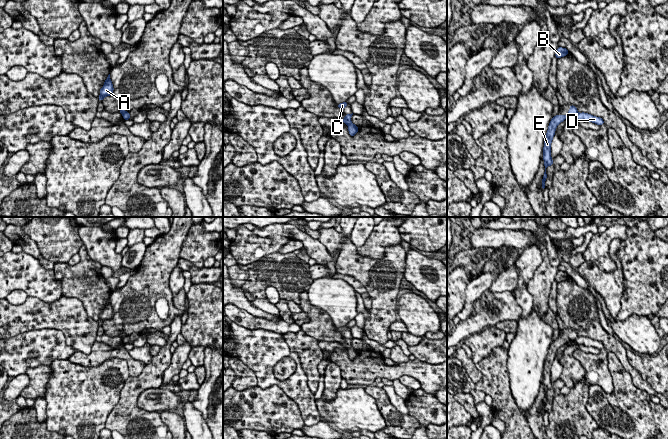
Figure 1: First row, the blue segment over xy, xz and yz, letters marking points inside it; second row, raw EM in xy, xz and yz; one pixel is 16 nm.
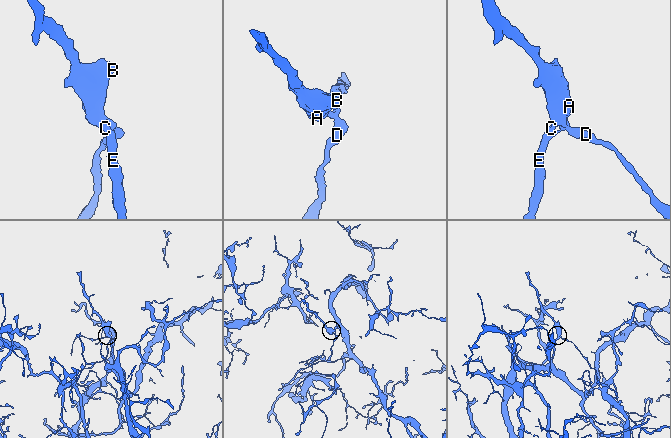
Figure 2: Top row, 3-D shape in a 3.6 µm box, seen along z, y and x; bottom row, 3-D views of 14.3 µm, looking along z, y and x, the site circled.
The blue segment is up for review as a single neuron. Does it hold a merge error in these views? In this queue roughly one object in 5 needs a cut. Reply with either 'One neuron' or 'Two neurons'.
Two neurons

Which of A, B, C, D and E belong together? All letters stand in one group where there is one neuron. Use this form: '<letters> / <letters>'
A B C E / D

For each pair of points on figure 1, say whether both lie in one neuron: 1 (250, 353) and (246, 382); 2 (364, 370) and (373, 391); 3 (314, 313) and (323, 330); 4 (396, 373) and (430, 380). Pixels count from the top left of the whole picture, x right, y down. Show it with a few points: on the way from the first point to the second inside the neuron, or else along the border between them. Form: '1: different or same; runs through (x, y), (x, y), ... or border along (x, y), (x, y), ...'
1: different; border along (255, 375), (258, 385)
2: different; border along (373, 384), (367, 386)
3: same; runs through (318, 317), (320, 326)
4: same; runs through (404, 370), (418, 370), (422, 374)

